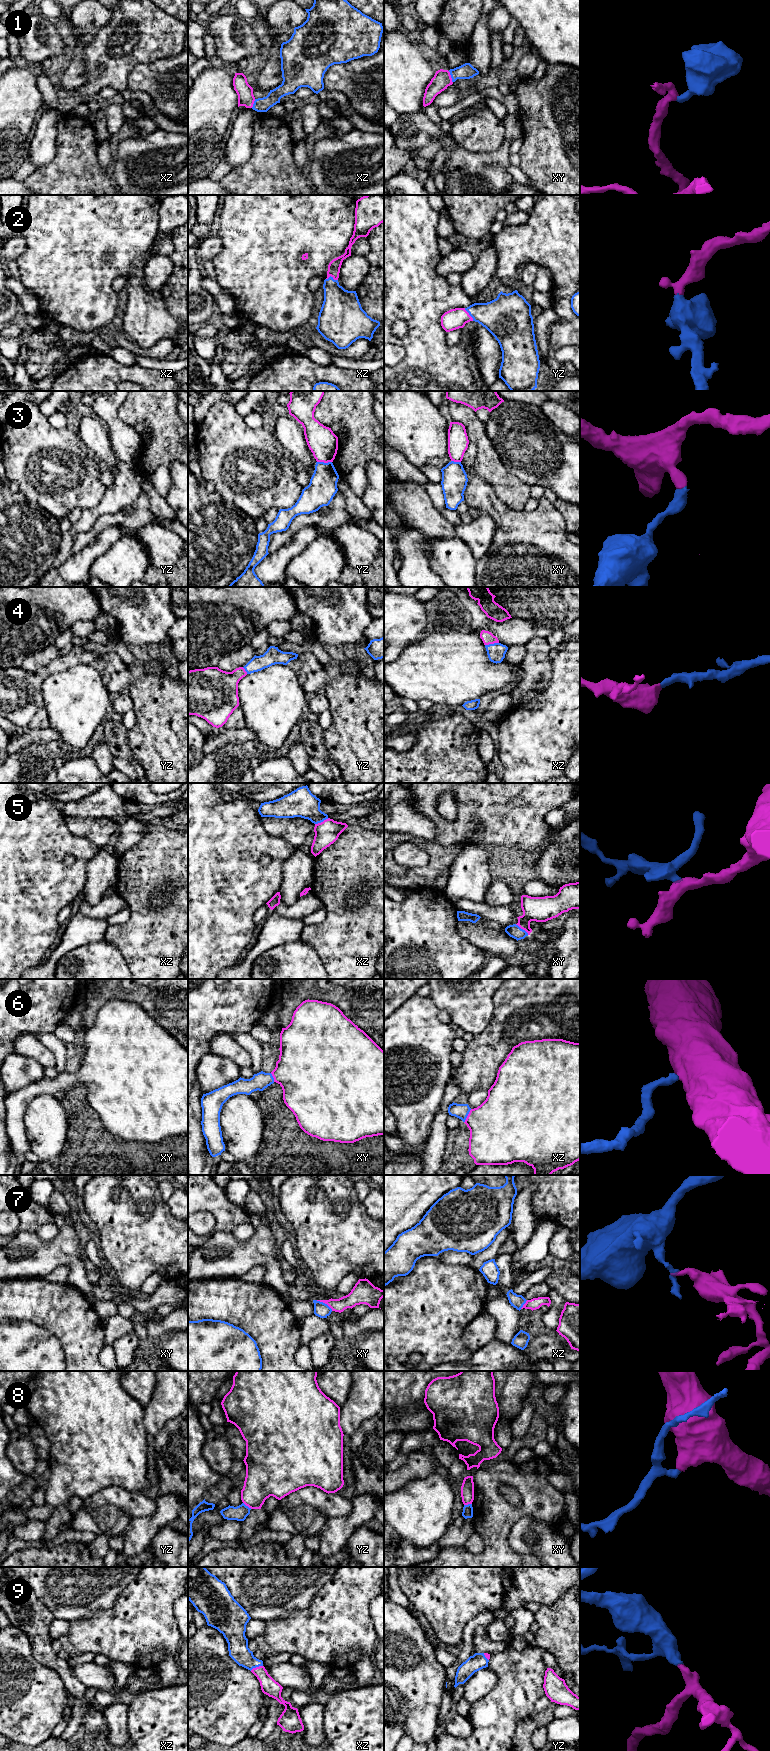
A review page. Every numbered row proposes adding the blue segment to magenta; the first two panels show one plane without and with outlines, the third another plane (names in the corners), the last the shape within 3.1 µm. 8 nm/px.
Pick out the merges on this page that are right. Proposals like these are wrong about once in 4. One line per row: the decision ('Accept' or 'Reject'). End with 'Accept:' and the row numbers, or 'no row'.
1: Accept
2: Accept
3: Reject
4: Accept
5: Accept
6: Accept
7: Reject
8: Reject
9: Accept
Accept: 1, 2, 4, 5, 6, 9

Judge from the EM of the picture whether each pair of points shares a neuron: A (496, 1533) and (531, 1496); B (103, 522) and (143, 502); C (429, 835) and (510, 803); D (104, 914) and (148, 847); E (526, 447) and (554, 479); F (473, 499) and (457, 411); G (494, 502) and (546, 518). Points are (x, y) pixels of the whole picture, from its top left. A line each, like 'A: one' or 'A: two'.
A: one
B: one
C: two
D: two
E: one
F: two
G: one

